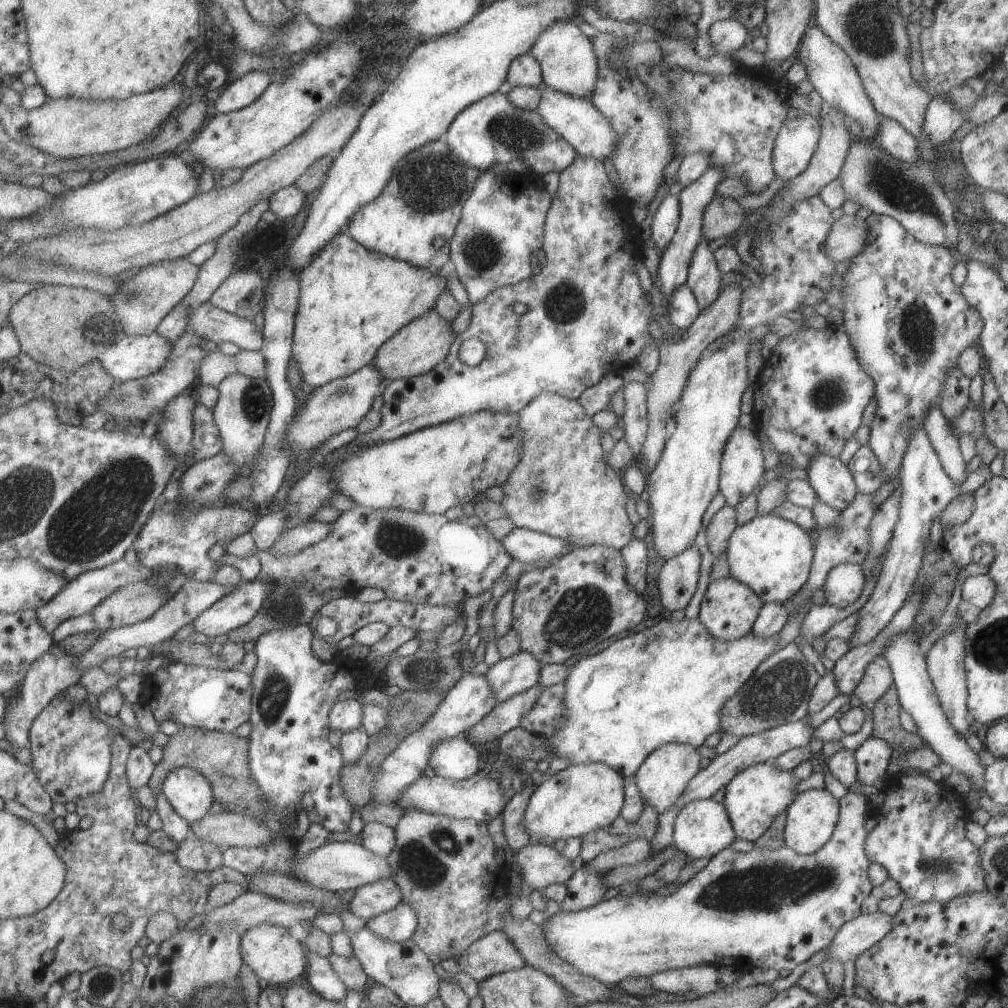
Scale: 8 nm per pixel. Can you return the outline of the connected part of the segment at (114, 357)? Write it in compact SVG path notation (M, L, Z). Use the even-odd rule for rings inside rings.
M155 331L149 336L127 335L121 342L106 348L98 359L118 381L134 381L160 371L169 362L173 349L173 342Z

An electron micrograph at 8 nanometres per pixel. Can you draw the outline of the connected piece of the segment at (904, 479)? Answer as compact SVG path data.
M922 426L918 427L918 429L908 438L907 446L900 462L899 486L902 488L902 494L900 496L898 519L893 527L892 535L888 542L886 560L882 565L879 576L877 577L875 588L869 595L867 602L865 602L865 604L863 604L858 610L859 616L856 629L853 631L850 639L846 640L851 649L871 642L875 636L885 628L885 625L891 620L891 618L893 618L895 612L897 612L897 609L900 609L908 598L910 594L910 584L917 576L920 560L923 556L924 546L929 542L929 526L931 526L933 518L935 518L937 514L940 514L943 508L945 508L945 505L947 505L955 495L962 493L973 494L978 487L982 486L982 484L992 476L988 465L980 464L976 470L970 472L966 476L959 486L954 486L953 481L947 476L947 474L945 474L943 467L940 465L939 459L937 458L933 447L930 445L929 439Z

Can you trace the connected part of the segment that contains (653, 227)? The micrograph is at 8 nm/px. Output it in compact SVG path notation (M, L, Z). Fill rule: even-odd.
M667 196L662 198L658 207L654 210L654 215L647 225L650 227L651 234L657 251L663 252L669 244L671 237L675 234L679 220L679 201L677 196Z

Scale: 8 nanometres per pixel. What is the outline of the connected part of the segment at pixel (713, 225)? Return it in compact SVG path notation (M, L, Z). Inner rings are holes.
M715 195L702 214L702 238L707 242L721 236L728 240L747 217L737 201Z

